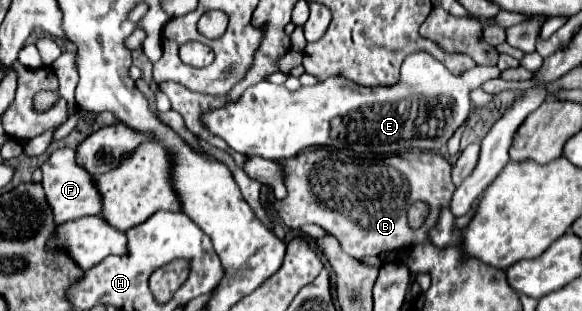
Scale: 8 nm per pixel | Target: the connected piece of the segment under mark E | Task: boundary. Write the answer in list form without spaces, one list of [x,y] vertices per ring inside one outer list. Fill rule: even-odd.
[[[413,52],[405,58],[401,78],[393,86],[369,88],[345,76],[331,76],[315,86],[289,92],[263,82],[245,90],[237,102],[203,114],[203,124],[233,150],[271,160],[291,158],[307,148],[321,146],[371,156],[389,156],[413,148],[439,152],[469,116],[469,90],[497,76],[497,66],[475,66],[455,76],[429,52]]]

